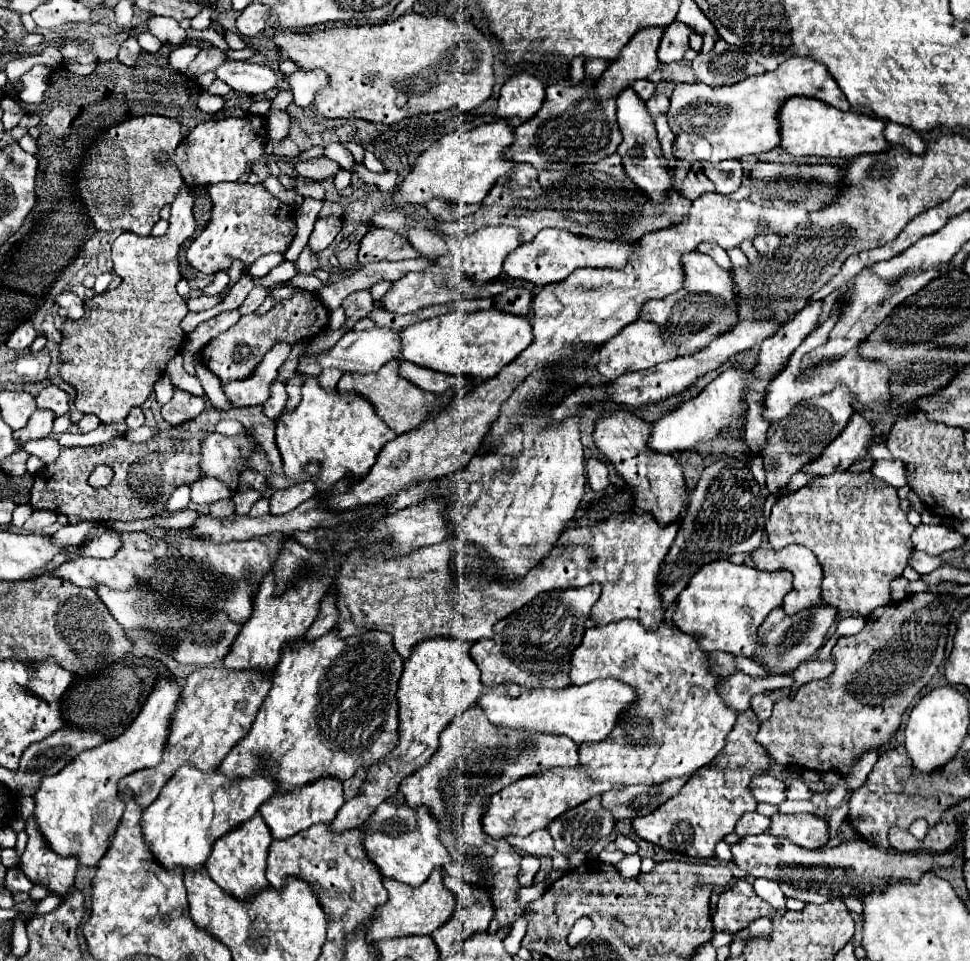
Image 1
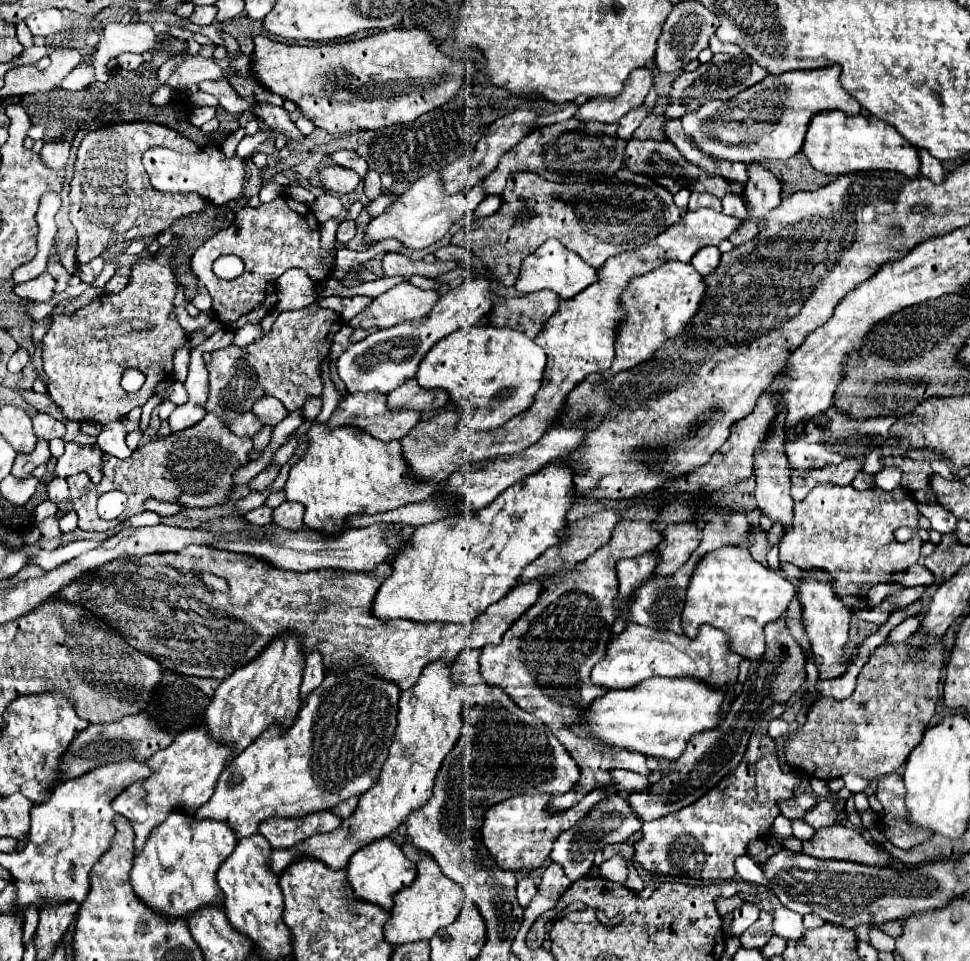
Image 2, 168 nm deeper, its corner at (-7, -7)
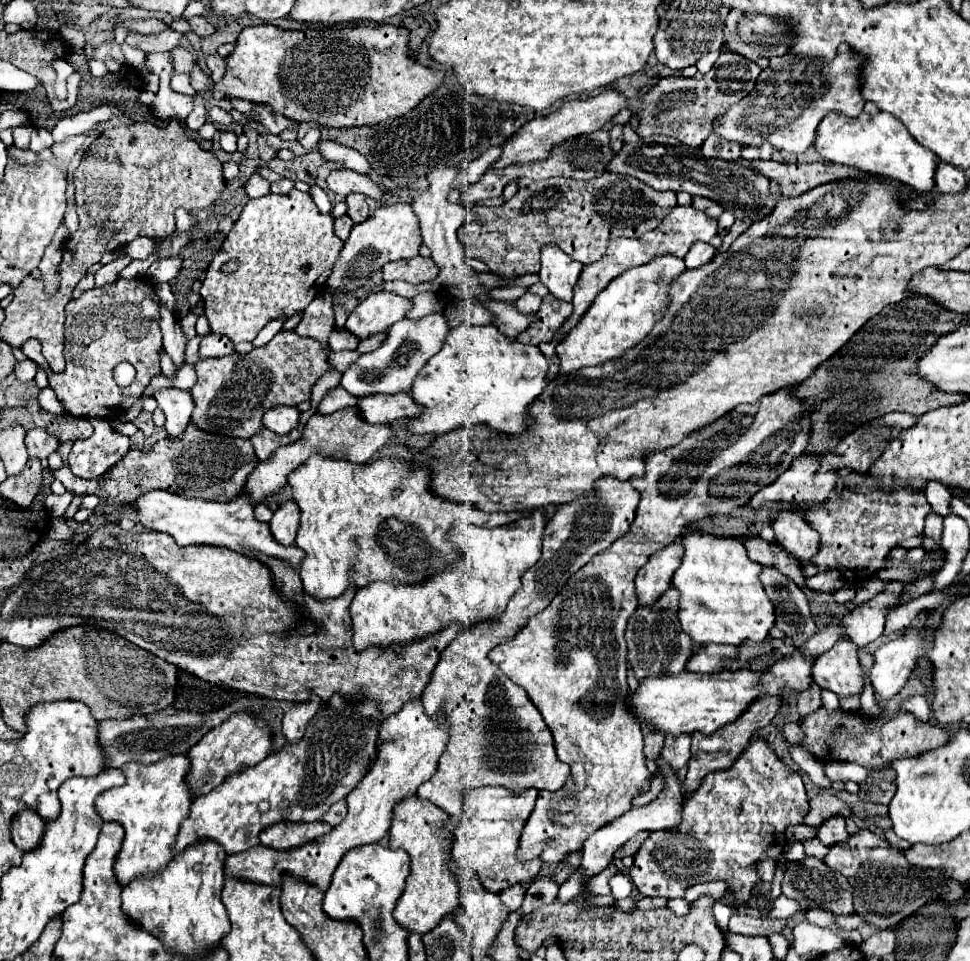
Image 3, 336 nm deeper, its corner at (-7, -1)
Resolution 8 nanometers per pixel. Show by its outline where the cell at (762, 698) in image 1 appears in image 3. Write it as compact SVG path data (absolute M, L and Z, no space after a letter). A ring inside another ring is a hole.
M784 723L782 733L784 733L784 737L786 737L788 743L792 743L792 745L802 745L804 733L802 733L802 729L800 729L798 723Z

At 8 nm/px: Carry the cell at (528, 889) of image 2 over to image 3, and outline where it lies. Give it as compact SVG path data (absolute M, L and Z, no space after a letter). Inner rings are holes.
M514 885L512 889L502 891L502 899L510 911L516 911L516 909L520 909L520 905L524 901L524 893L526 893L526 889L522 885Z

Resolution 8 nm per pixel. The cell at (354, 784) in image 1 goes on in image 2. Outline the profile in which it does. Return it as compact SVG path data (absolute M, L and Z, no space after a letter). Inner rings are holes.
M348 799L348 801L344 801L340 807L336 807L334 809L334 813L340 817L340 819L346 819L346 817L350 817L352 815L352 811L356 809L356 805L358 805L358 799Z

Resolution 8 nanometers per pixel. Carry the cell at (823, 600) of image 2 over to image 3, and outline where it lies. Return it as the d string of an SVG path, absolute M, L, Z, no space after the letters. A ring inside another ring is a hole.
M844 637L838 639L830 651L818 655L812 665L812 677L820 687L834 691L838 697L860 695L864 679L858 663L858 647Z

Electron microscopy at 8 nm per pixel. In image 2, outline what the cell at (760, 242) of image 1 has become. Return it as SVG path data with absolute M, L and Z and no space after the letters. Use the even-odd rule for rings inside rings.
M750 163L748 165L748 181L744 191L744 203L748 209L748 215L758 221L758 227L764 227L764 215L780 205L782 187L776 179L776 175L766 169L762 163Z

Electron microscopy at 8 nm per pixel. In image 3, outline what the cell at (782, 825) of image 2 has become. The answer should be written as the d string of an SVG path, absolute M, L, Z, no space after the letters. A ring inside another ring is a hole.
M800 823L800 825L790 825L790 827L786 827L786 831L784 831L784 837L786 837L788 841L804 841L804 839L810 839L810 837L814 837L814 835L816 835L814 827L808 827L808 825L804 825L804 823Z

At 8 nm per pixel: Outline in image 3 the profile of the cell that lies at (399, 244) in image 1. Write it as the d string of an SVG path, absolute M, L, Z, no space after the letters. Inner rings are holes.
M412 257L412 259L400 259L400 261L390 261L382 267L384 281L394 281L394 279L404 279L408 283L424 283L432 281L438 277L440 269L434 263L434 259L424 259L424 257Z

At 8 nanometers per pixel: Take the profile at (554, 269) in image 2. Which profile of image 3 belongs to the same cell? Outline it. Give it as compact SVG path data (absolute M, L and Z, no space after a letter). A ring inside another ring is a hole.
M548 243L540 249L542 269L540 281L550 289L550 293L562 301L572 301L572 289L584 269L582 263L576 263L568 253L564 253L554 243Z

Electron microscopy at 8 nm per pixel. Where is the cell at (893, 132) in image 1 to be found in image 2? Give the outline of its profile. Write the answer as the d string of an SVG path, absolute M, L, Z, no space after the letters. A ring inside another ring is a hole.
M918 149L918 153L920 153L920 161L922 161L922 165L920 165L920 169L922 169L922 175L924 177L928 177L932 183L940 183L940 181L944 181L946 179L946 171L944 171L944 167L942 167L942 163L936 159L936 157L932 157L928 151L924 151L924 149Z

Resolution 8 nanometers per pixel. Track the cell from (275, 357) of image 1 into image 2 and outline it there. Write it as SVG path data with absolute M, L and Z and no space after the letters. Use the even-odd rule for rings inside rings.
M270 395L262 397L260 401L256 401L252 413L254 413L264 425L272 425L272 427L278 425L278 423L288 415L288 411L284 409L284 405L282 405L276 397L270 397Z

